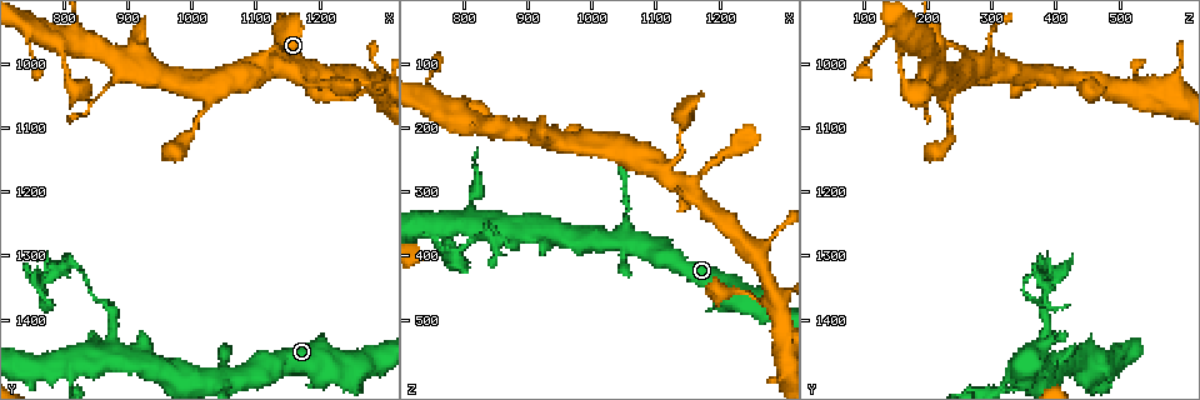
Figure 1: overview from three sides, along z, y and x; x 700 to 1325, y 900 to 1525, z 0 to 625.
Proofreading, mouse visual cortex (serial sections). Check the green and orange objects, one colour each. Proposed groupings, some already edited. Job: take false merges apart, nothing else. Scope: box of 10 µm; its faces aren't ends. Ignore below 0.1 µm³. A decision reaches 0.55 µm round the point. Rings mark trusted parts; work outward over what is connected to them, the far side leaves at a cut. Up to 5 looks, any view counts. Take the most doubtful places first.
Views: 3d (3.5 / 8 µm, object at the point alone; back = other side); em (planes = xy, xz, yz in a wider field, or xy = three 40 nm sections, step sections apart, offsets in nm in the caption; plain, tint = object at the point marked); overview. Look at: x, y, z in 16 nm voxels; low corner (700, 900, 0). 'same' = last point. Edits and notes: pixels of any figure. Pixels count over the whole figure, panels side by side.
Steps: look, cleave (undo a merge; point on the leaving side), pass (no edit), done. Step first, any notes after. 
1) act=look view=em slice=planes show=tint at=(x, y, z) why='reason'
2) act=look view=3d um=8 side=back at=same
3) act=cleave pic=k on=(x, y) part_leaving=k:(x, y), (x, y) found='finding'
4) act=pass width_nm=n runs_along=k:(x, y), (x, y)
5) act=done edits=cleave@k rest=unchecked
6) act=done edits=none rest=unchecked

act=look view=3d um=3.5 side=back at=(880, 1395, 380) why='sudden change in width'

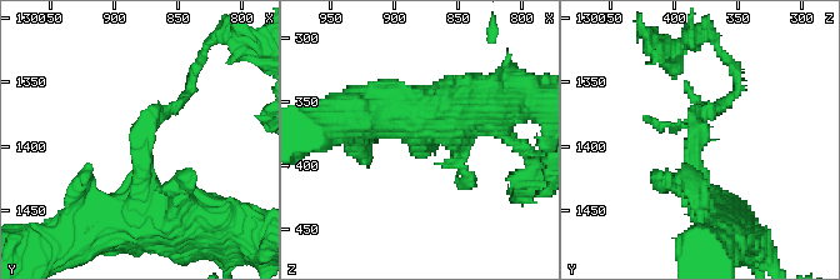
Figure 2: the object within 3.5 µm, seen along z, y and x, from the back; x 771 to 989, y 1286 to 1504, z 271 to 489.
act=look view=em slice=xy step=1 show=tint at=(874, 1390, 380) arm_widths_nm=150,350 why='need the tissue'

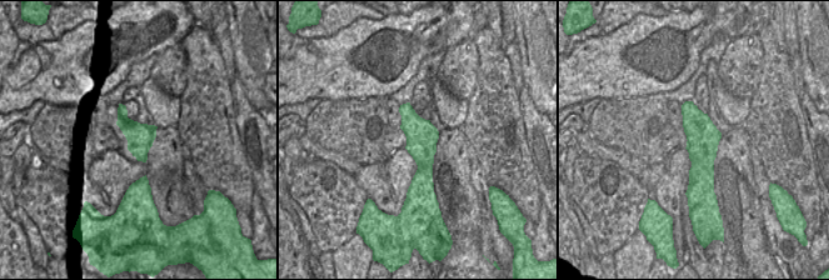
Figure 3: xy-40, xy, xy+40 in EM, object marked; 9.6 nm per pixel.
act=pass runs_along=2:(138, 210), (145, 130), (191, 84) found='continuous, no second cell'

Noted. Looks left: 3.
act=look view=em slice=xy step=2 show=tint at=(790, 1330, 400) why='sharp bend'

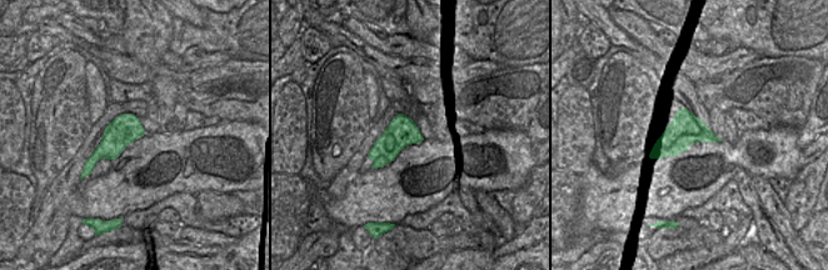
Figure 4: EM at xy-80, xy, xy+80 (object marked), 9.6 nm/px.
act=look view=3d um=3.5 side=back at=same why='wider look'

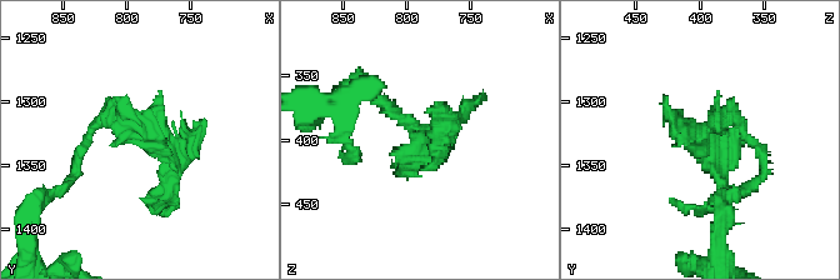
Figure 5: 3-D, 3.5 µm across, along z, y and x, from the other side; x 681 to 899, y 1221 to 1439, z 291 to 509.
act=pass runs_along=5:(368, 93), (429, 144), (449, 121) found='one cell here'

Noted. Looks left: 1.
act=done edits=none rest=unchecked

